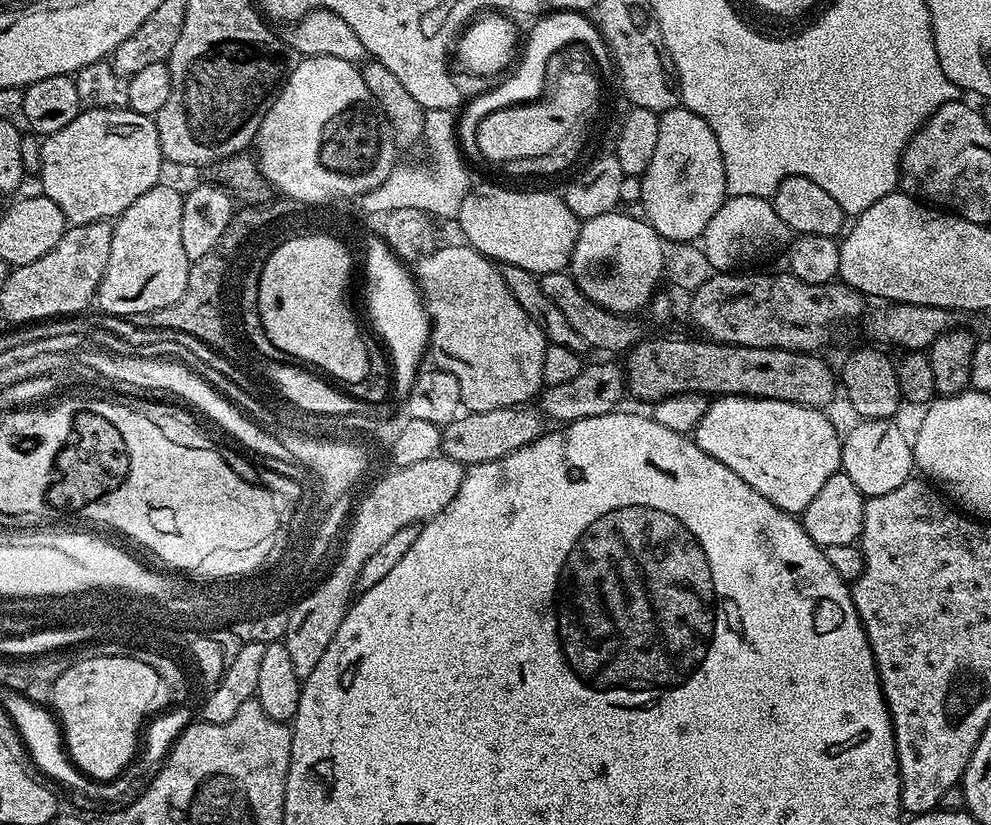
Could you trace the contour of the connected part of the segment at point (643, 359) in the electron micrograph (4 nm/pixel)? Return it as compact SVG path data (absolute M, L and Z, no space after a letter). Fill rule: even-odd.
M707 338L696 340L648 340L641 339L627 353L626 359L626 388L640 400L655 402L687 392L702 392L709 397L718 396L757 396L770 398L782 402L794 402L802 406L810 406L821 410L827 409L828 403L838 396L838 376L828 369L824 360L819 360L819 355L807 352L791 352L781 348L737 348L734 344L717 344Z

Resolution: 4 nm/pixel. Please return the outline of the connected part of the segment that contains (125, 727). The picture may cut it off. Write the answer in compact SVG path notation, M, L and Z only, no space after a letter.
M122 656L80 660L54 682L50 704L58 717L66 751L85 776L96 782L112 780L133 763L146 721L165 707L162 684L159 674L145 662Z

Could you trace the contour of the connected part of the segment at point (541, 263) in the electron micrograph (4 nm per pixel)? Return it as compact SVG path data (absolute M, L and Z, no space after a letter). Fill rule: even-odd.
M480 184L466 194L460 207L458 223L464 231L463 239L489 260L500 266L522 266L522 270L530 270L541 277L551 272L563 272L571 265L582 222L570 210L570 206L566 206L563 195L556 193L555 196L552 192L515 192L512 188L499 188L496 184Z

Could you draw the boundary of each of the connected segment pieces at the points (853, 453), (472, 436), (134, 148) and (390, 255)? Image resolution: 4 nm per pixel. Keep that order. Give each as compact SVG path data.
M895 419L865 420L853 426L842 440L842 458L840 467L848 475L850 482L866 498L898 490L902 482L910 479L914 472L912 458L912 440L896 425Z
M518 406L496 411L468 412L458 416L441 429L441 453L465 466L500 460L543 435L546 426L543 415L531 408L533 407Z
M84 108L70 122L70 126L62 126L54 134L43 137L42 170L38 180L43 195L58 202L58 210L62 210L65 221L69 225L89 224L99 220L111 221L118 218L134 202L134 198L142 198L146 190L161 183L160 139L156 129L156 121L146 114L138 114L134 109L126 108Z
M373 239L368 244L368 257L364 260L364 268L368 271L368 312L376 323L372 323L375 334L390 357L395 395L404 398L416 381L420 359L426 356L430 344L428 310L413 273L404 269L407 268L405 261L397 257L382 239Z

